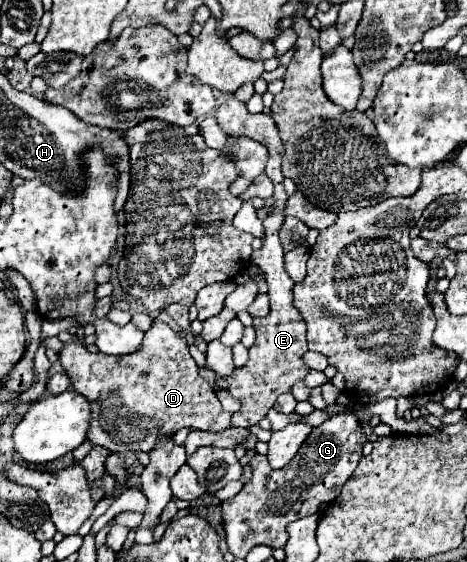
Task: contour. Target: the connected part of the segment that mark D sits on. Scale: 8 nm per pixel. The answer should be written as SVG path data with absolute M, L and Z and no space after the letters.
M154 321L144 335L142 349L132 355L106 355L90 353L80 343L66 343L60 351L60 363L68 377L72 379L74 391L82 393L90 403L90 427L88 439L94 445L106 447L110 453L122 451L150 451L160 437L170 437L182 427L200 429L200 431L222 431L230 427L232 413L220 407L220 401L214 389L198 375L198 365L188 353L188 343L172 331L166 323Z

